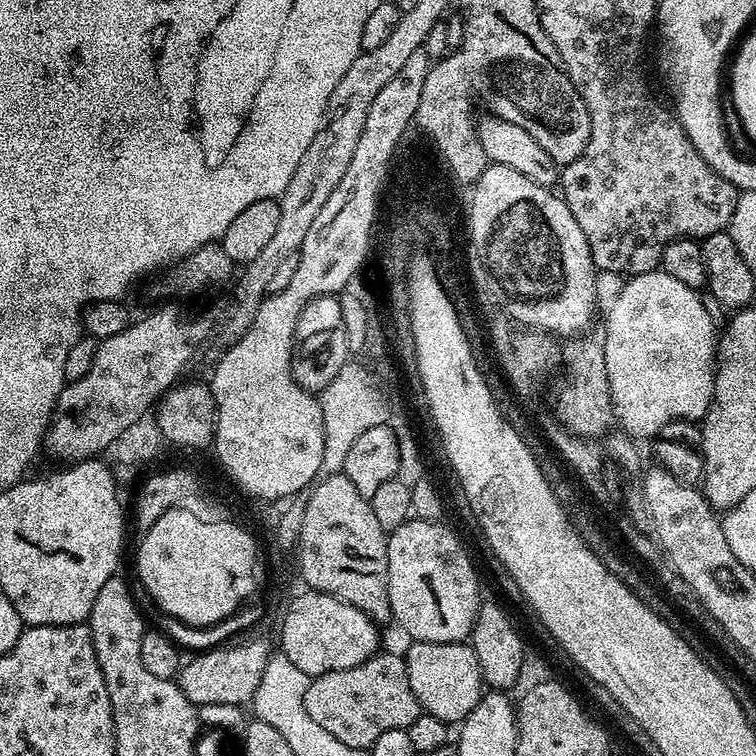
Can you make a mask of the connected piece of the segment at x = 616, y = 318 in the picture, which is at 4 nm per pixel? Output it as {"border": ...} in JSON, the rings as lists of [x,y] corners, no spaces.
{"border":[[[662,270],[638,274],[625,279],[623,284],[624,289],[617,294],[616,301],[613,302],[612,309],[608,312],[608,321],[604,324],[604,337],[602,337],[606,378],[608,379],[609,392],[612,395],[612,411],[619,427],[633,438],[652,435],[655,437],[657,434],[663,433],[667,424],[672,424],[676,420],[703,421],[708,408],[712,405],[714,361],[718,356],[718,328],[710,318],[710,314],[706,314],[706,306],[702,306],[701,293],[697,289],[685,286],[683,282],[678,282],[678,278],[670,278],[670,274],[666,274]]]}

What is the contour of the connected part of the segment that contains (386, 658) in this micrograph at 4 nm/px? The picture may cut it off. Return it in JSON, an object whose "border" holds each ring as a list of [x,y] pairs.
{"border":[[[381,651],[371,656],[358,666],[350,666],[346,670],[334,670],[321,676],[309,679],[304,709],[322,730],[334,734],[338,742],[346,742],[346,746],[371,749],[374,738],[386,734],[386,730],[402,730],[408,728],[422,714],[418,698],[414,698],[414,690],[410,690],[410,678],[406,674],[403,655],[395,656],[392,652]]]}

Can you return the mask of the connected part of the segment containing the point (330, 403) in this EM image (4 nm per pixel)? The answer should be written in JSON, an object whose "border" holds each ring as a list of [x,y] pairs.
{"border":[[[349,362],[334,374],[334,382],[318,393],[322,406],[322,426],[324,427],[324,449],[322,450],[322,469],[325,473],[336,474],[346,462],[346,454],[354,447],[354,441],[370,426],[378,426],[382,422],[382,406],[380,394],[371,376],[360,364]]]}

